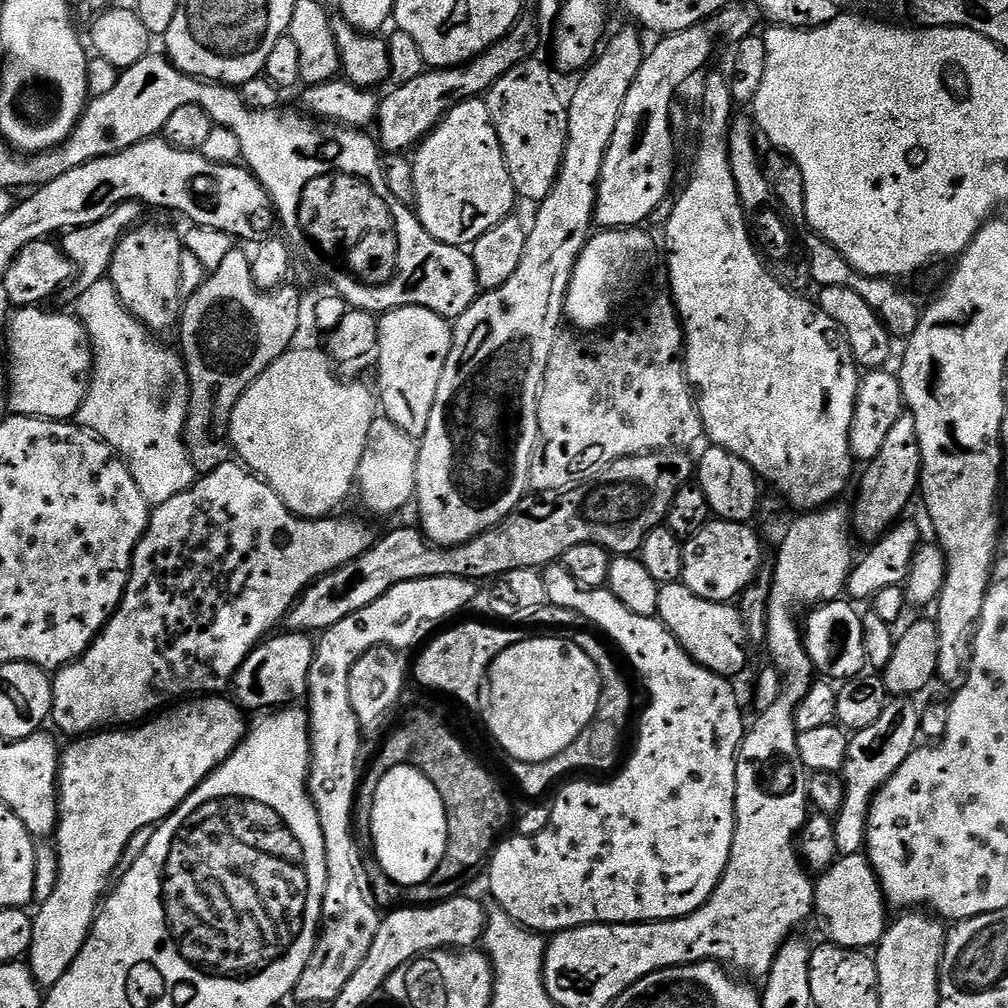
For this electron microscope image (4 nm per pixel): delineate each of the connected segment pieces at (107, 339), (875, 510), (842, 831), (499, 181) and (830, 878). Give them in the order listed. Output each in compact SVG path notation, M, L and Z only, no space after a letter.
M105 278L94 282L94 286L79 296L75 304L75 315L88 331L92 343L92 379L88 382L88 393L78 413L78 423L112 447L130 470L138 490L142 490L142 498L146 498L150 506L170 502L174 494L182 494L198 479L184 445L188 374L183 359L166 345L159 344L156 341L159 339L124 309L111 280Z
M905 414L894 422L894 427L890 429L890 435L886 437L886 443L882 450L878 450L878 458L867 461L864 477L860 480L860 493L856 496L856 509L853 507L850 512L850 524L862 539L867 542L875 542L893 527L901 519L904 507L912 500L912 495L917 495L920 488L920 467L922 466L922 450L918 446L918 430L914 418L910 414Z
M912 698L893 699L882 710L882 714L878 718L878 722L874 722L874 726L855 733L849 739L848 753L846 754L846 762L842 773L844 778L844 801L834 820L834 842L836 843L836 851L841 857L856 858L859 857L856 856L859 852L861 855L865 851L868 843L868 811L872 805L872 799L878 794L878 790L883 784L898 770L898 766L902 766L902 762L906 762L908 755L917 747L918 737L920 736L921 709L916 708L916 702Z
M483 99L464 100L454 105L444 115L444 119L420 141L411 161L416 191L414 211L421 226L438 243L471 246L479 236L486 234L486 230L513 215L512 207L518 204L518 197L506 170L502 146L490 118L490 110Z
M837 862L826 872L819 873L814 887L814 920L820 923L820 932L825 941L843 948L872 950L879 945L884 929L890 923L889 905L884 891L876 881L876 872L867 862Z

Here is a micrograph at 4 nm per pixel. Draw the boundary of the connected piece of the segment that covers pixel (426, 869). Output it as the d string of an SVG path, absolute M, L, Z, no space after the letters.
M399 764L397 768L389 768L388 773L378 782L376 793L372 795L372 844L376 847L376 860L380 868L396 884L404 888L412 888L415 884L424 884L435 877L440 868L442 858L446 854L448 845L448 819L446 810L442 806L442 798L426 778L426 774L413 768L411 764Z

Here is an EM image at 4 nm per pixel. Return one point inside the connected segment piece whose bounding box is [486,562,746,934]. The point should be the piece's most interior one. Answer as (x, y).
(652, 844)

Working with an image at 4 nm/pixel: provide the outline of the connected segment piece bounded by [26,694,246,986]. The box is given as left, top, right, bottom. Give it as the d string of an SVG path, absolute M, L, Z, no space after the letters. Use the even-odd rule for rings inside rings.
M204 694L199 698L177 703L153 715L147 722L140 722L123 730L101 730L73 739L72 745L63 749L56 801L58 819L54 833L58 878L50 898L43 900L39 905L40 909L32 916L34 938L32 949L26 957L26 963L32 969L32 977L37 984L56 984L58 978L62 978L62 974L70 970L74 958L92 933L98 905L113 879L112 871L115 868L117 870L121 863L123 851L132 835L142 829L142 826L157 825L166 819L240 745L246 731L245 713L235 699L228 697L227 700L226 697L224 694Z

